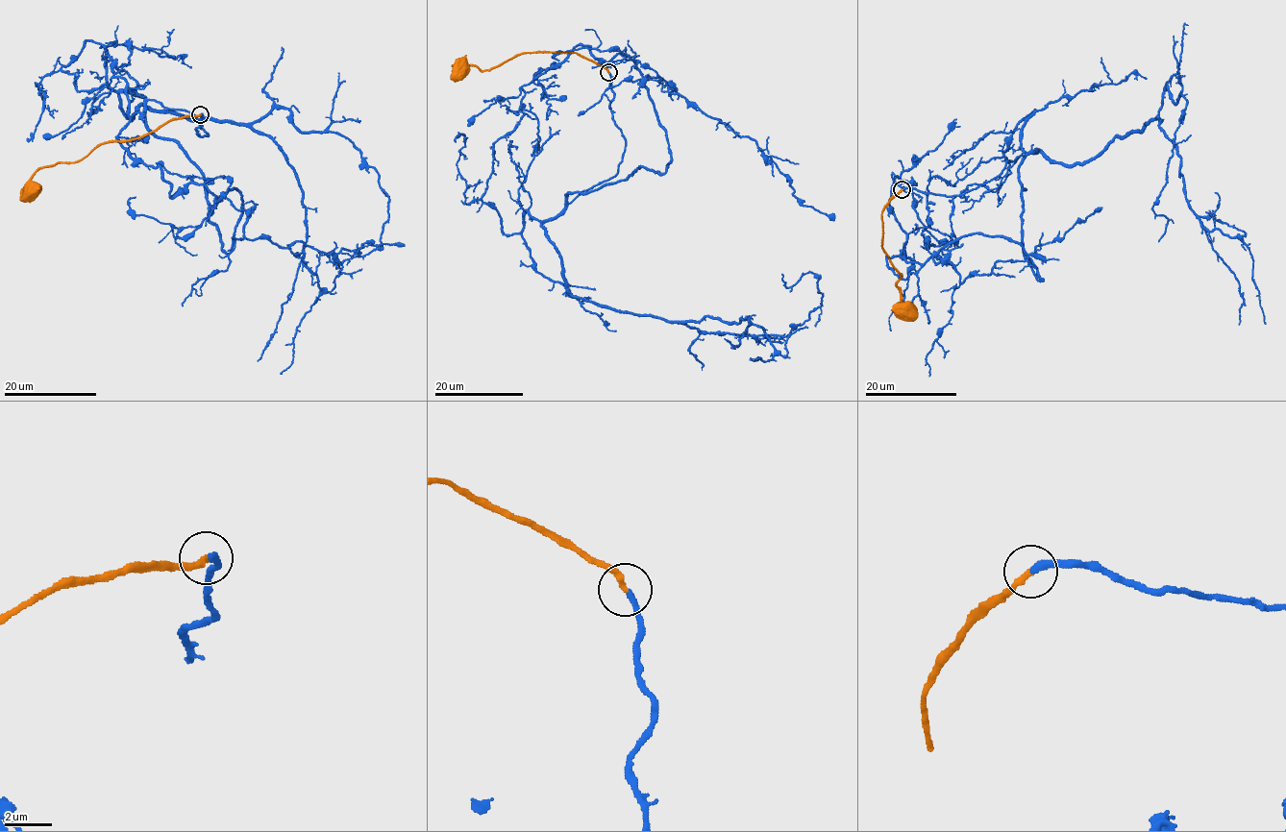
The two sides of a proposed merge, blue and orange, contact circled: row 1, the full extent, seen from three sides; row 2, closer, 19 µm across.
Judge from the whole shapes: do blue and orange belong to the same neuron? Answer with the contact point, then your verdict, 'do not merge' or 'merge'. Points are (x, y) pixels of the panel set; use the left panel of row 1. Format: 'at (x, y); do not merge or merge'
at (200, 114); merge

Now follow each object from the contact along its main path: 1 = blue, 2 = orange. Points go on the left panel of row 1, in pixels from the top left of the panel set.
1: (201, 114), (145, 123), (228, 253), (239, 190), (172, 197), (120, 142), (127, 81), (42, 134)
2: (200, 114), (173, 119), (139, 136), (99, 143), (82, 159), (40, 167), (30, 180), (27, 193)

